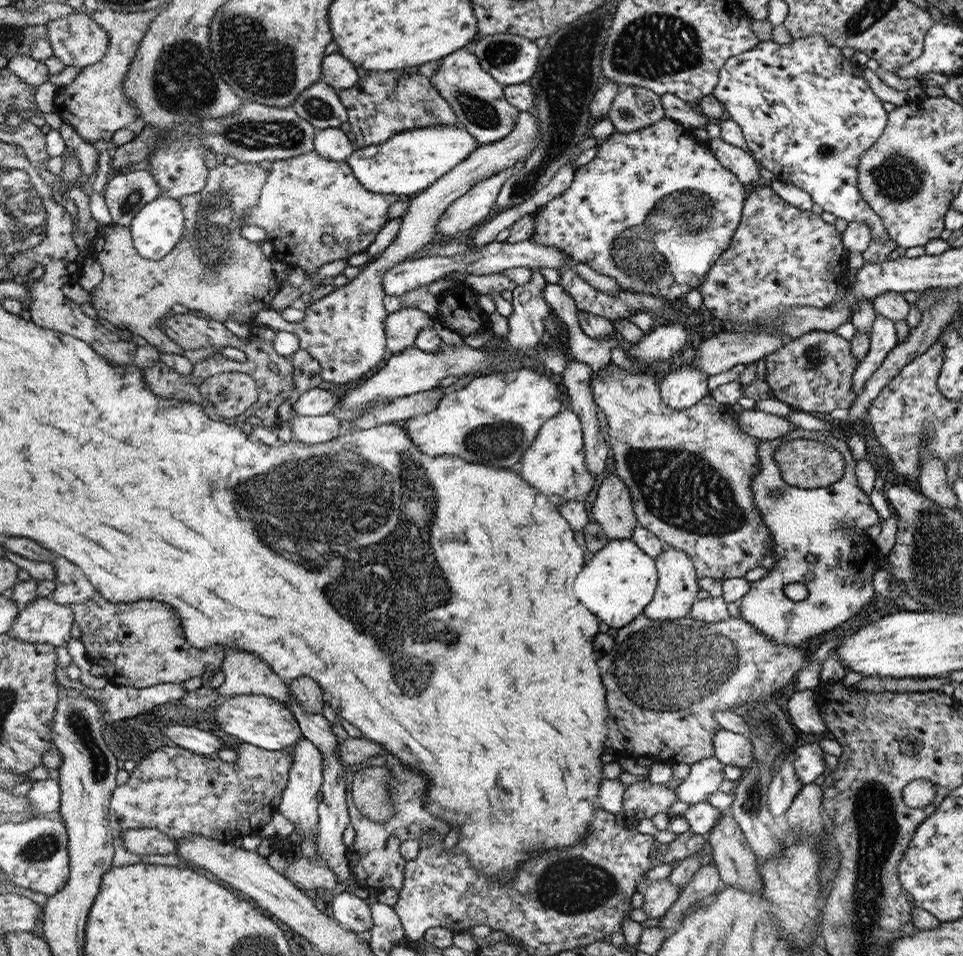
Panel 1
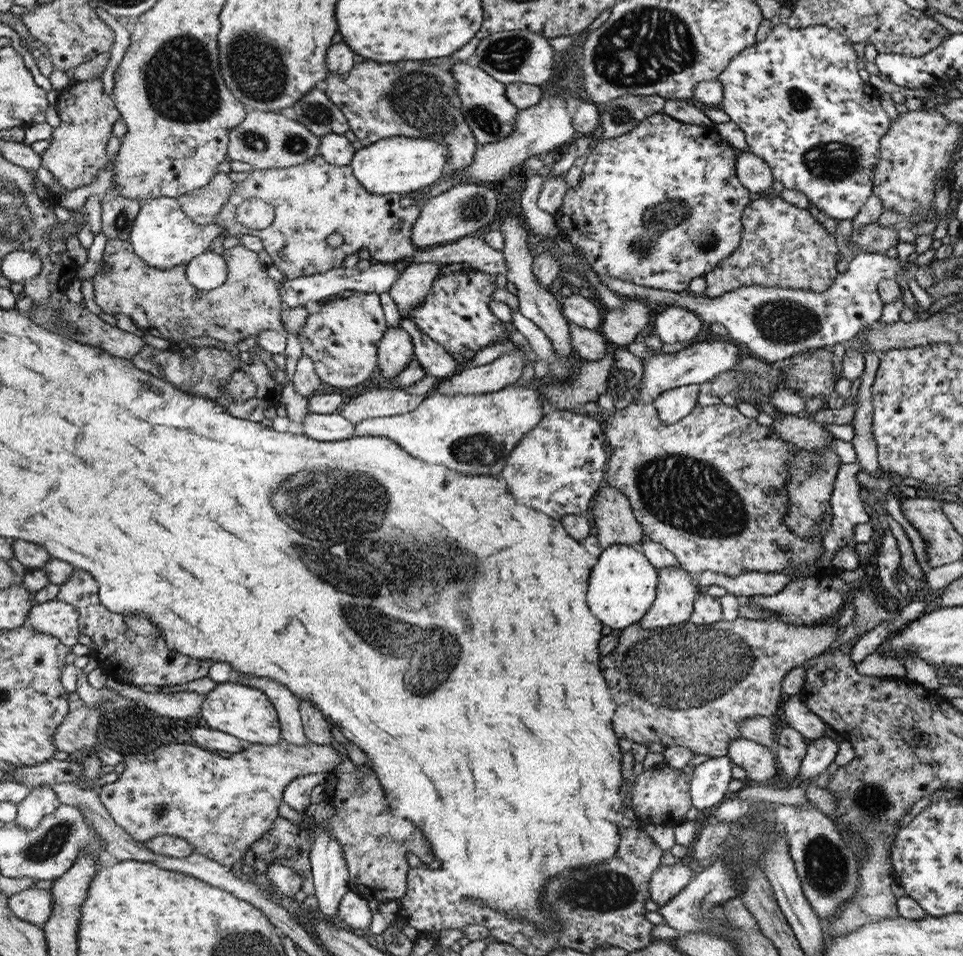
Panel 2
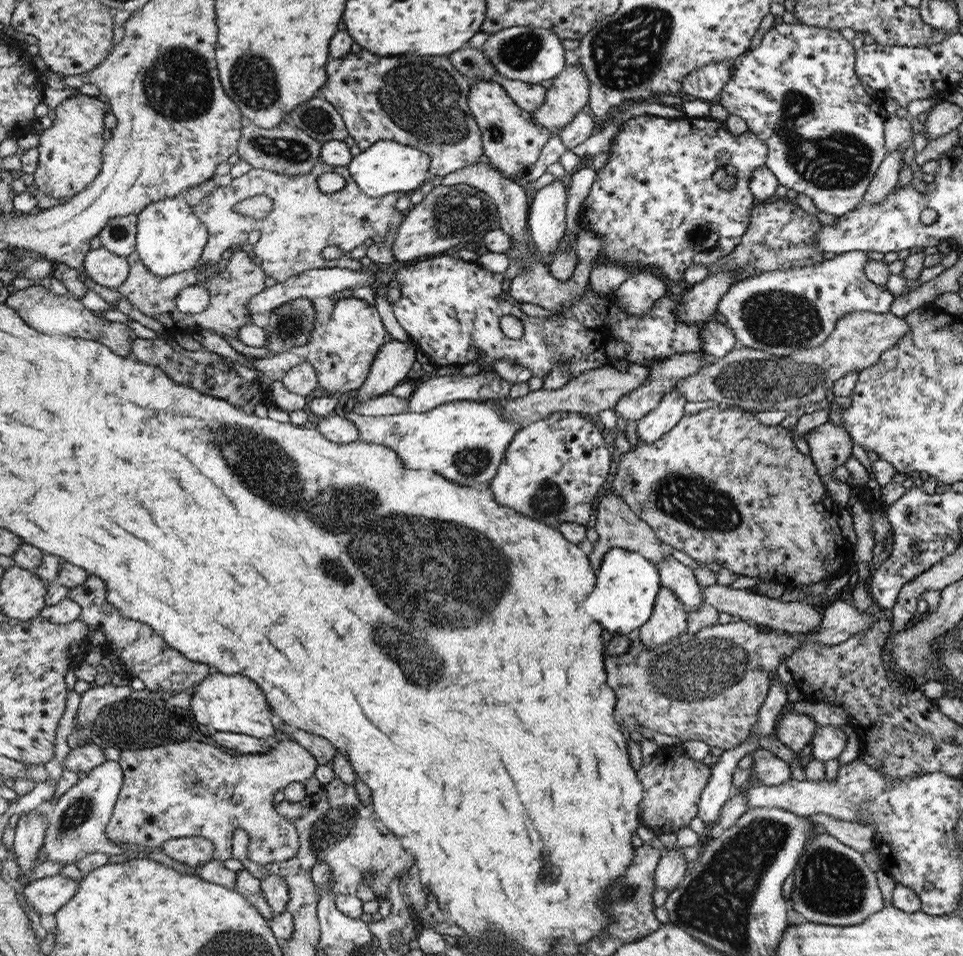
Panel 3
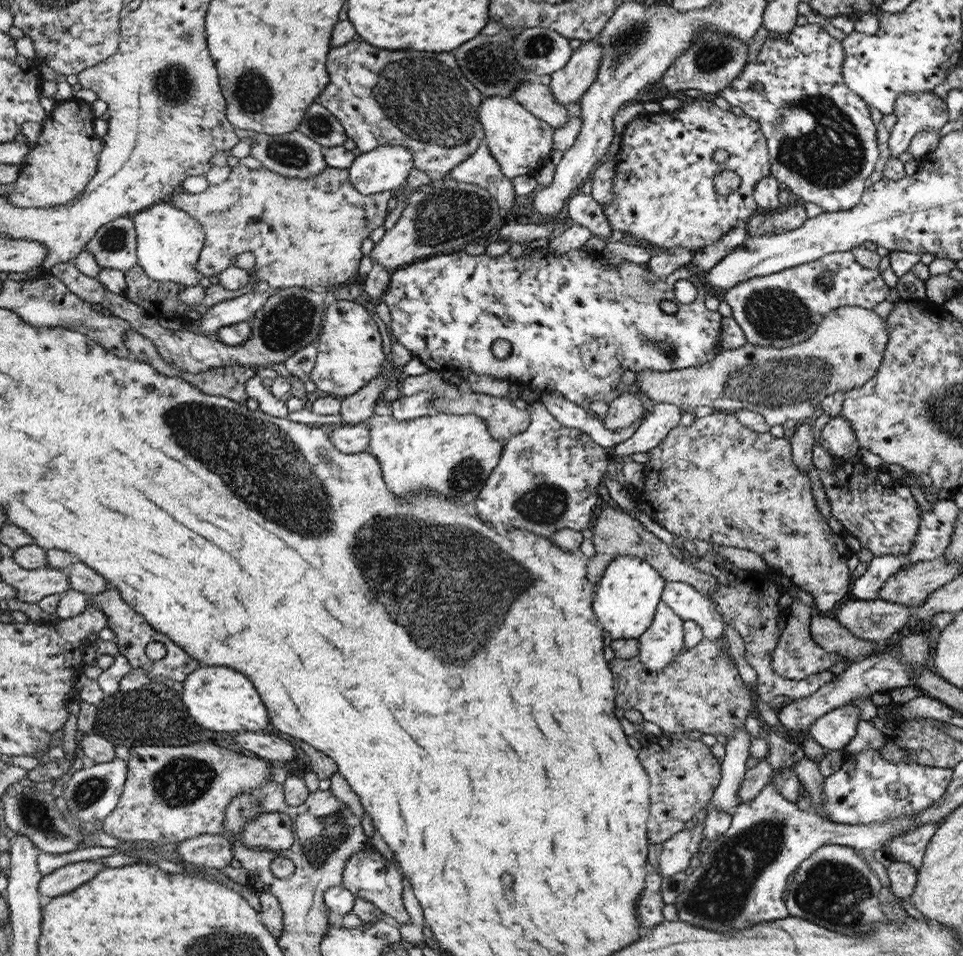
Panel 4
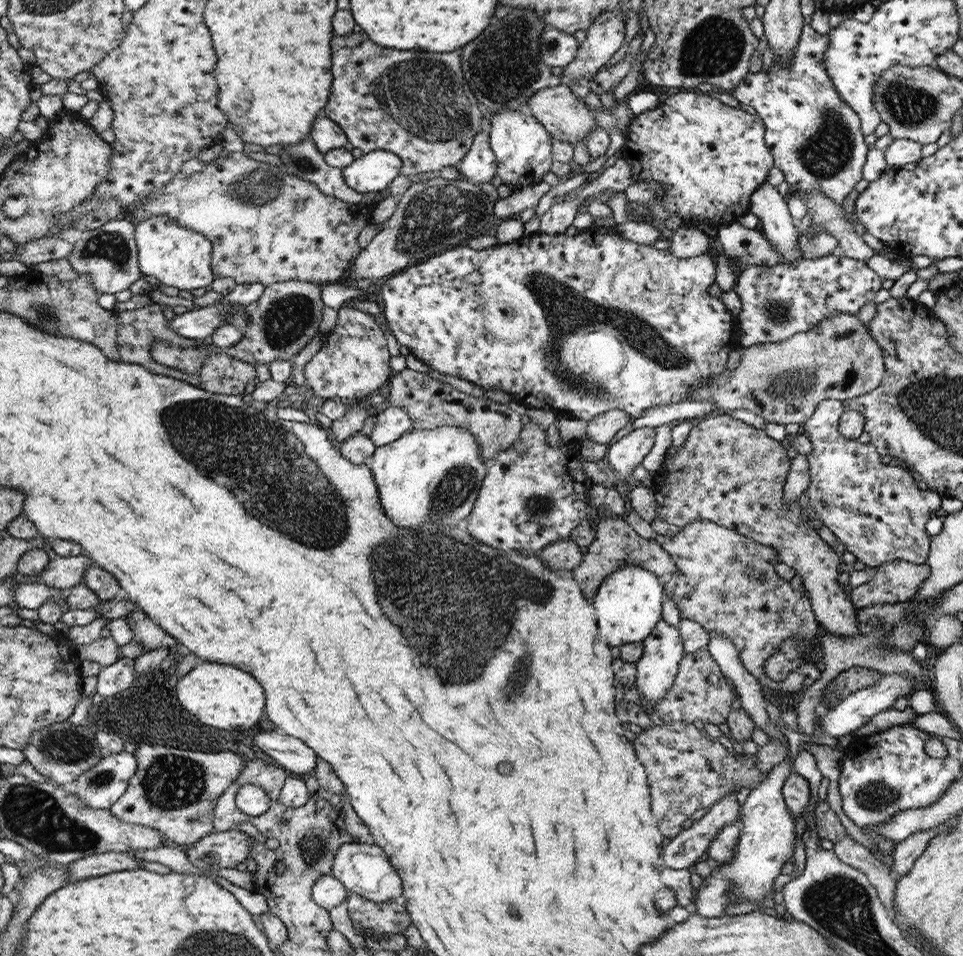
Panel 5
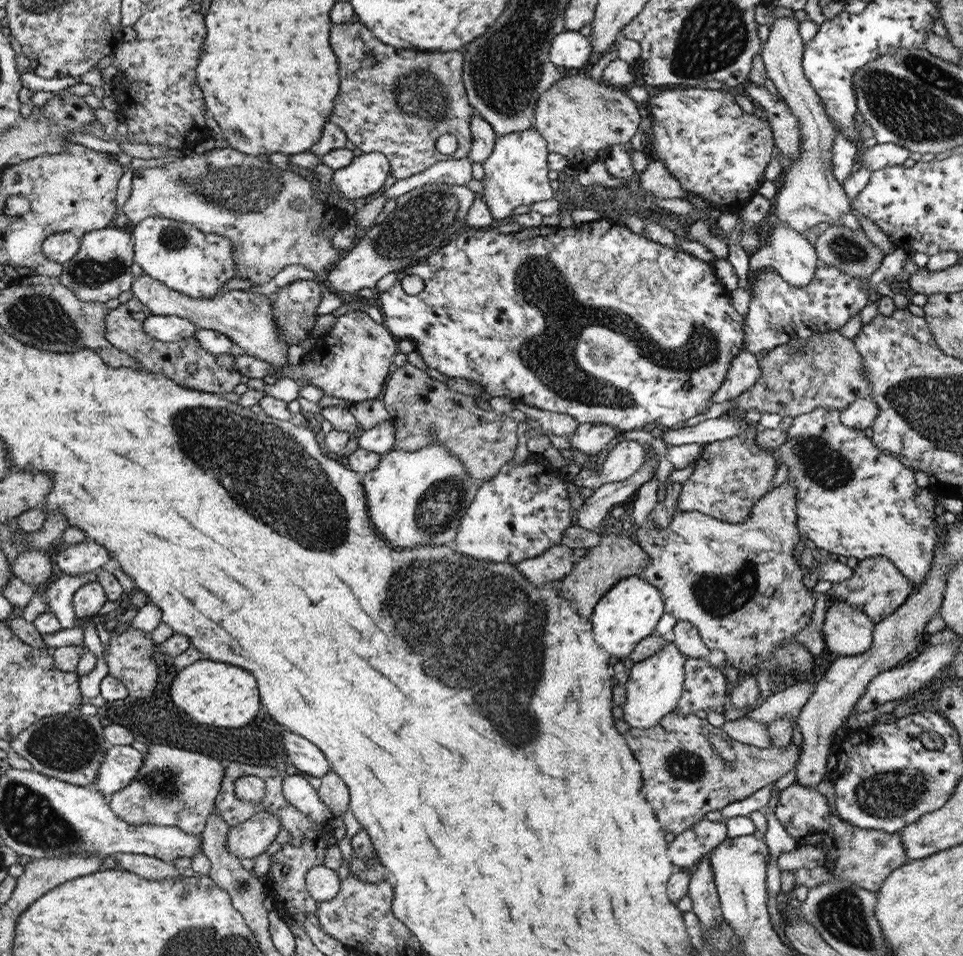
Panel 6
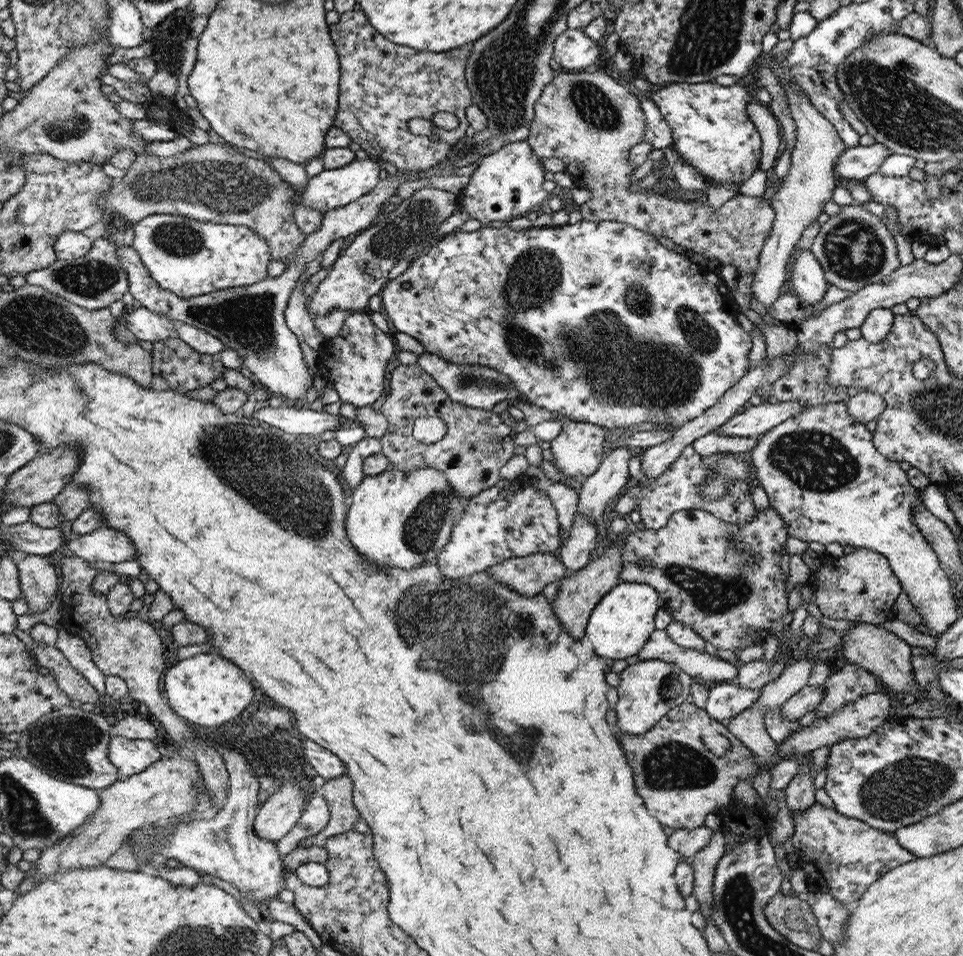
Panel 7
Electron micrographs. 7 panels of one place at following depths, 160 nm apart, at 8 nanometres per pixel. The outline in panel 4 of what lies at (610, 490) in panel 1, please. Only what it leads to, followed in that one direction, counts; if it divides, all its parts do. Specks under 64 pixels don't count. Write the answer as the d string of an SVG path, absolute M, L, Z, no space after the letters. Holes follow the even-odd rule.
M606 508L602 510L591 530L593 532L591 540L594 543L596 553L590 557L586 578L592 580L594 584L598 584L601 581L605 575L605 570L609 567L609 562L614 560L614 558L620 555L634 555L636 558L644 559L655 567L662 575L662 578L666 578L666 582L690 584L690 586L709 598L710 594L713 594L718 588L718 583L714 576L696 570L682 553L677 553L670 549L660 538L648 531L640 521L620 508ZM814 613L809 622L812 640L815 640L828 652L839 652L843 656L843 662L848 664L856 660L865 659L872 653L879 653L889 649L893 642L901 637L901 634L892 636L886 641L864 640L854 636L833 615Z

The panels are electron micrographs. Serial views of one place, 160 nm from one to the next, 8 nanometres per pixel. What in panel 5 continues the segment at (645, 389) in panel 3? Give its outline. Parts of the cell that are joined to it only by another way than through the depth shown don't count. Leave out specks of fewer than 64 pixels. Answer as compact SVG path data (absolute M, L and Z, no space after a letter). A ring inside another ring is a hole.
M612 409L600 413L587 423L587 438L609 446L615 440L618 430L622 430L628 422L631 422L631 418L625 410Z

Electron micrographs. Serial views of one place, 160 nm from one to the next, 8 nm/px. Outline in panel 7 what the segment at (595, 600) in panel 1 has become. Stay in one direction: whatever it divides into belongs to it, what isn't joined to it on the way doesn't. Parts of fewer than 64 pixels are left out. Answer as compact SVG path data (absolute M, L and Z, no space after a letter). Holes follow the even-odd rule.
M619 582L593 610L584 638L588 638L599 655L611 658L612 662L637 655L656 629L658 593L645 583Z

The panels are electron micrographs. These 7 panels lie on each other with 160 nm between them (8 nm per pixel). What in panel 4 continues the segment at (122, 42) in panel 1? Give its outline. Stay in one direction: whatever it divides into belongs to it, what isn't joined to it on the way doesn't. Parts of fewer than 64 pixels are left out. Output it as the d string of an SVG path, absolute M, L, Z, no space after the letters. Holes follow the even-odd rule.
M76 99L59 103L42 122L38 143L25 156L15 189L6 198L22 208L48 208L76 198L96 174L99 152L103 149L103 138L94 132L94 120L89 103Z

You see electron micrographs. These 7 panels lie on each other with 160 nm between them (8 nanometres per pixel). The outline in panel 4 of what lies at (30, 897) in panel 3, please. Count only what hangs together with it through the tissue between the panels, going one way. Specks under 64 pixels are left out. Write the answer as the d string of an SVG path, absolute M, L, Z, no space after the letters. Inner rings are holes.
M99 860L74 862L43 875L39 892L45 900L62 896L92 880L105 866Z

